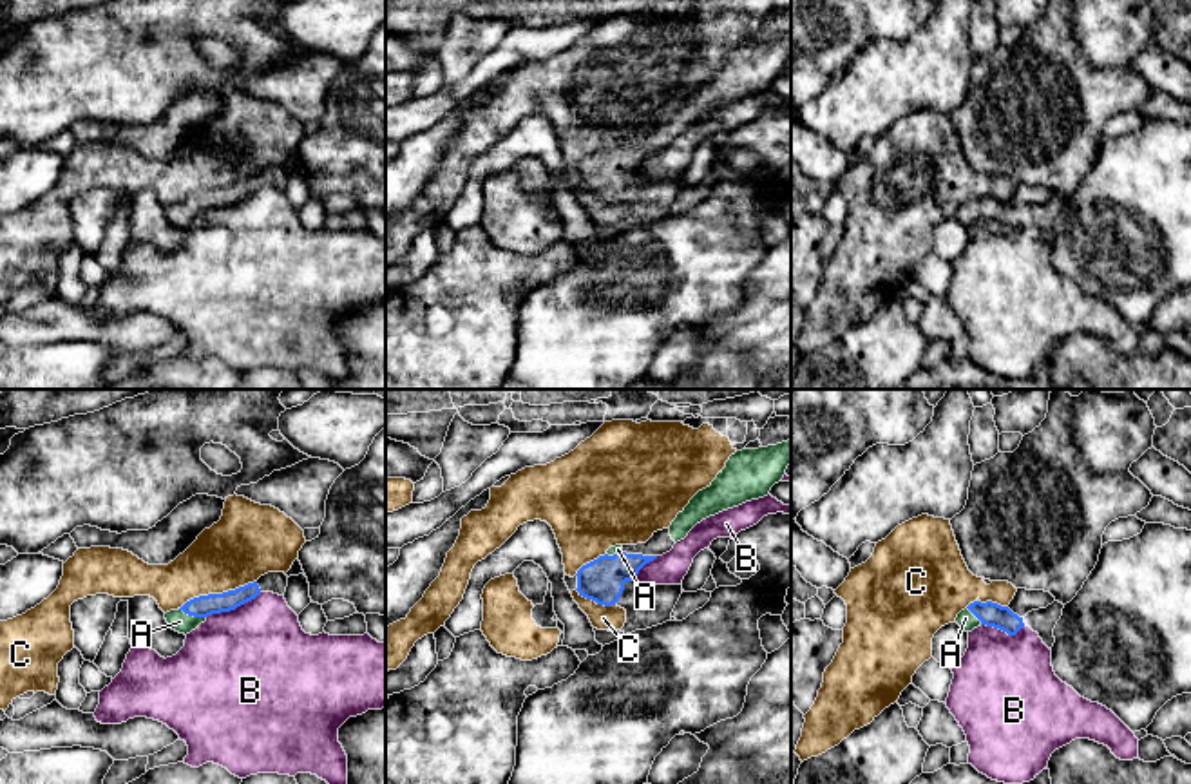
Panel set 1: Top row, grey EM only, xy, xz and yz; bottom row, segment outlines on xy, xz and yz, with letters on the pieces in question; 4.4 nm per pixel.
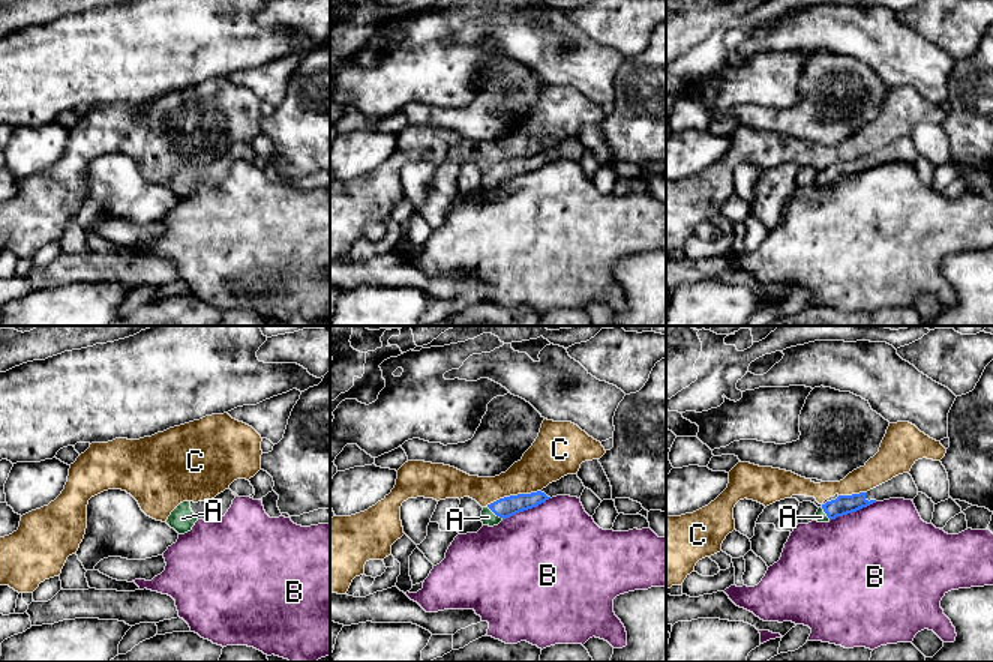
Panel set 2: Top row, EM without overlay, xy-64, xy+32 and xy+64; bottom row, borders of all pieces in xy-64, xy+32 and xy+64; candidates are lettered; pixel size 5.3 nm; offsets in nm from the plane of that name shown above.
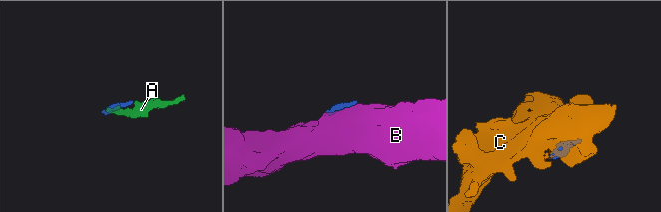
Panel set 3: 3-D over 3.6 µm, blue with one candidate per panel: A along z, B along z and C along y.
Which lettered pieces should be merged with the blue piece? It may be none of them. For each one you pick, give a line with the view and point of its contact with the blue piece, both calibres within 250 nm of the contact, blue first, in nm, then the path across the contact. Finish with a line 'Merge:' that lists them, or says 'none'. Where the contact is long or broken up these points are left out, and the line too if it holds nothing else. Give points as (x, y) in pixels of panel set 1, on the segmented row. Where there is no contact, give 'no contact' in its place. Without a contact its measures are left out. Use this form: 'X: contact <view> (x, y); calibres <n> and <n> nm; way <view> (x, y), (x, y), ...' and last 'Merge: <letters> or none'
A: contact xy (192, 614); calibres 100 and 90 nm; way xy (214, 603), (203, 605), (192, 614), (180, 621)
Merge: A

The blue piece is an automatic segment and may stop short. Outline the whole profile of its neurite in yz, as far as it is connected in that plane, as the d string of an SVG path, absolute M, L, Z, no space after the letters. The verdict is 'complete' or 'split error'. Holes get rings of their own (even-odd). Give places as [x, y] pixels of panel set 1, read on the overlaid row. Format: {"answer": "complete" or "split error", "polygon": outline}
{"answer": "split error", "polygon": "M992 601L970 603L965 610L958 614L956 623L965 632L972 632L977 626L986 625L986 626L999 628L1008 636L1015 636L1024 626L1023 617L1014 614L1008 607L1001 607Z"}

